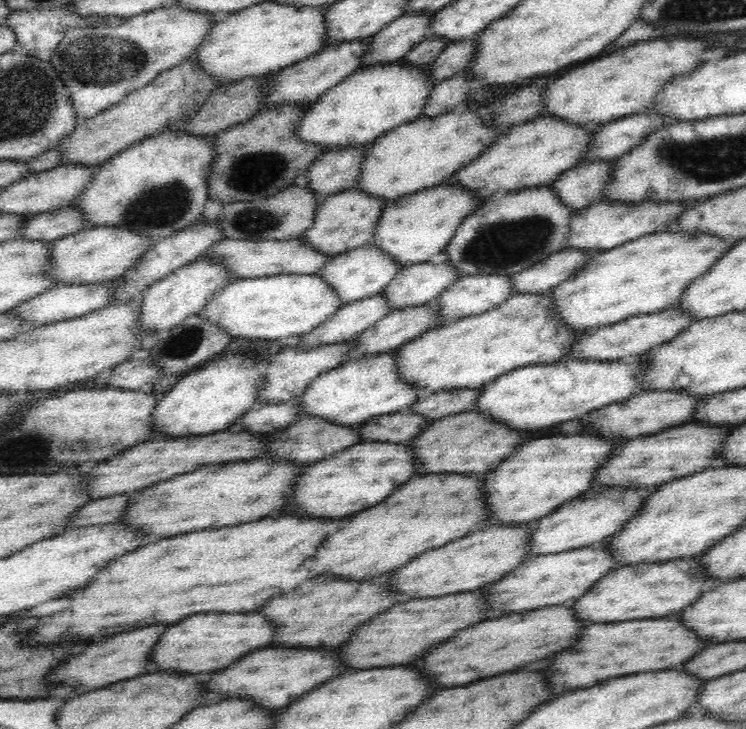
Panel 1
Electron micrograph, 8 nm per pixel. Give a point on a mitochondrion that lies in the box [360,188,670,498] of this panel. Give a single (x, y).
(499, 244)

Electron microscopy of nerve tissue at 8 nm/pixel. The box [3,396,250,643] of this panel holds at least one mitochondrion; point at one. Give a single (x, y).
(40, 450)

